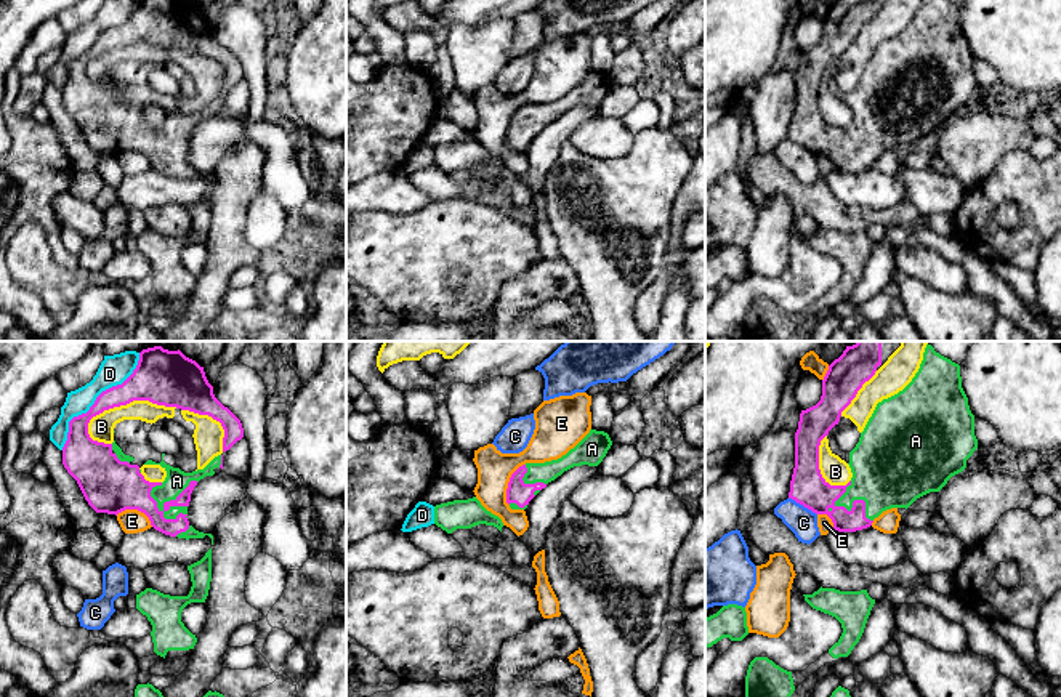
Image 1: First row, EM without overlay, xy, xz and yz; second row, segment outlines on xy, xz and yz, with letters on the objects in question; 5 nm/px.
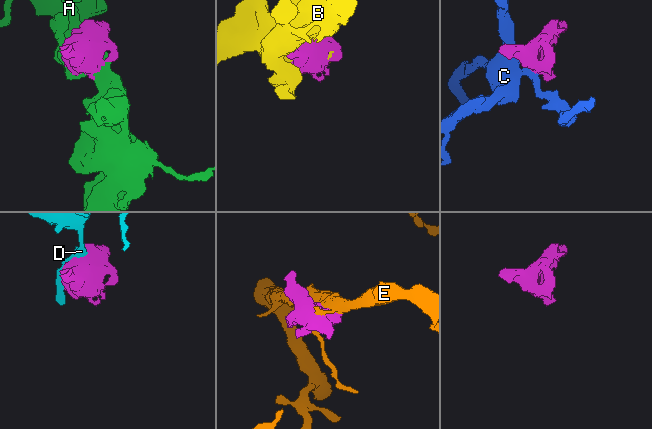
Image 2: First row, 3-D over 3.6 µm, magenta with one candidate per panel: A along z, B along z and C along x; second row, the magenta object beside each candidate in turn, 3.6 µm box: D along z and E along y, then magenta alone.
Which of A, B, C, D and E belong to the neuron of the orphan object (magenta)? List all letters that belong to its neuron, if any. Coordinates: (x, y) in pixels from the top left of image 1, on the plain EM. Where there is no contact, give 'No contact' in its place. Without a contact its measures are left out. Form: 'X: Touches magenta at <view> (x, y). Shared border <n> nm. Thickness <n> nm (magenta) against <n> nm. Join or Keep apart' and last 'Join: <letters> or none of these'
A: Touches magenta at xy (170, 141). Shared border 260 nm. Thickness 220 nm (magenta) against 110 nm. Join
B: Touches magenta at xy (127, 44). Shared border 480 nm. Thickness 240 nm (magenta) against 130 nm. Keep apart
C: Touches magenta at yz (803, 146). Shared border 170 nm. Thickness 180 nm (magenta) against 140 nm. Keep apart
D: Touches magenta at xy (95, 44). Shared border 600 nm. Thickness 160 nm (magenta) against 140 nm. Keep apart
E: Touches magenta at xz (508, 125). Shared border 240 nm. Thickness 120 nm (magenta) against 180 nm. Keep apart
Join: A

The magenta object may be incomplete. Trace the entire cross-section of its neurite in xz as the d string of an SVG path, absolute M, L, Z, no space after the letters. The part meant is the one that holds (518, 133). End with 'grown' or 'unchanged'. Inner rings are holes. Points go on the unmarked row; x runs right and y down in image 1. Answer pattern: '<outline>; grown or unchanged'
M590 71L590 74L566 96L545 104L526 104L510 119L506 144L511 151L526 151L529 143L564 112L574 107L598 107L611 90L607 74Z; grown

